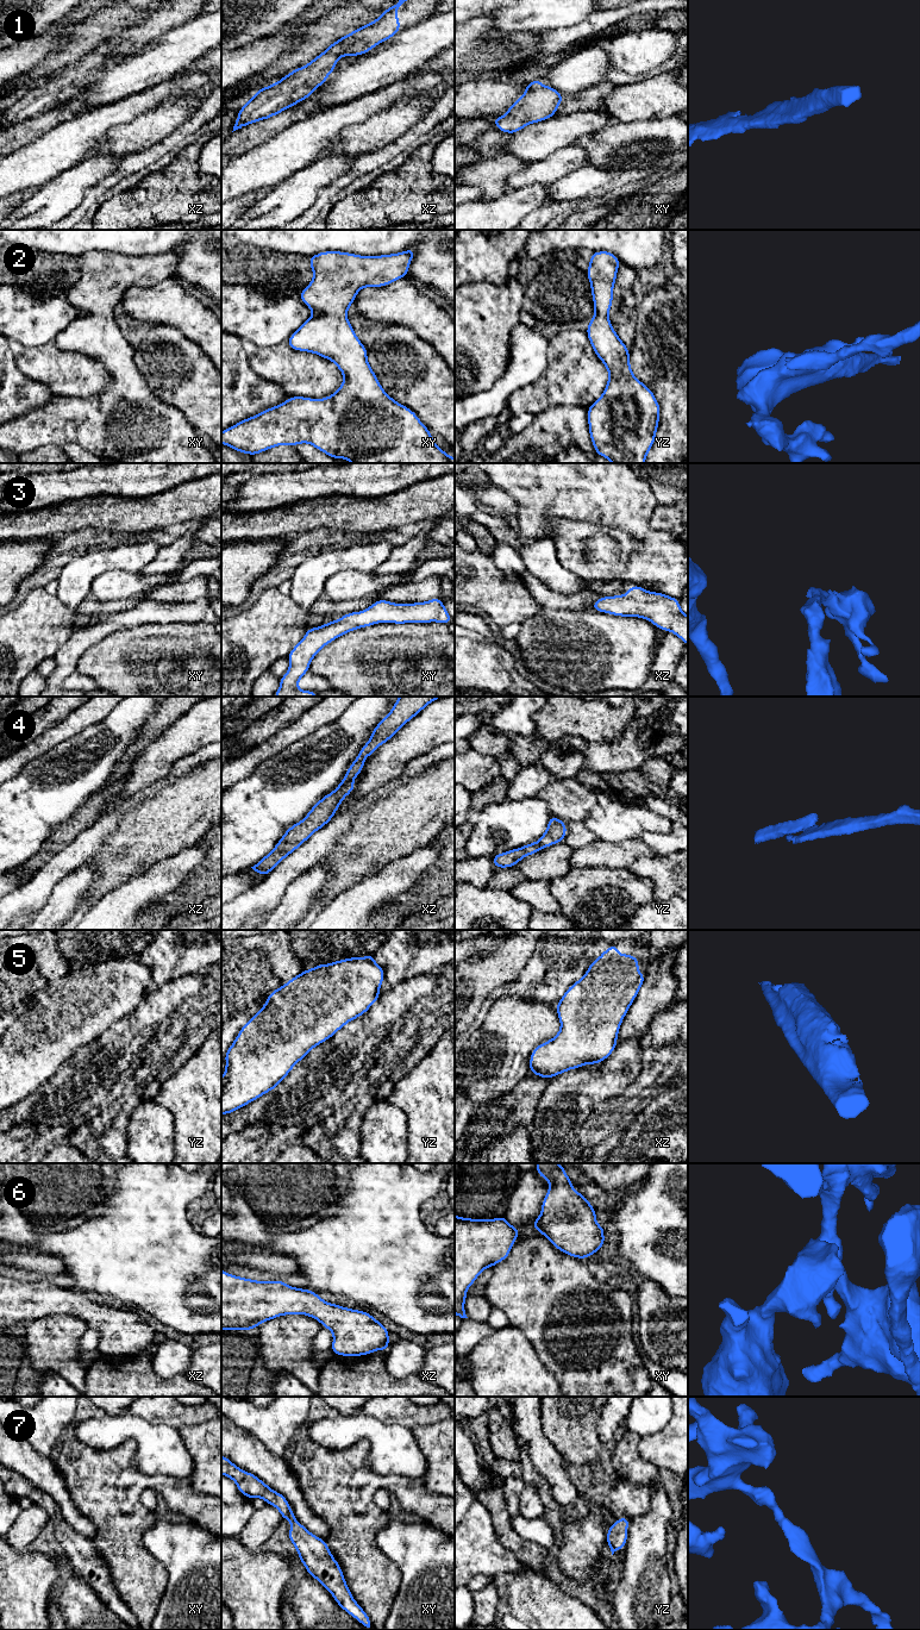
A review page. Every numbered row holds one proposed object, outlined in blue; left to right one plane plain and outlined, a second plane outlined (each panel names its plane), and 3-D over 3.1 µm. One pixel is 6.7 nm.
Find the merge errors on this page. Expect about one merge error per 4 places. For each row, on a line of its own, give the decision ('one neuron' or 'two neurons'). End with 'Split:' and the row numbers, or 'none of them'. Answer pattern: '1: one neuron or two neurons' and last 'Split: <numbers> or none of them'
1: one neuron
2: one neuron
3: one neuron
4: two neurons
5: one neuron
6: one neuron
7: one neuron
Split: 4

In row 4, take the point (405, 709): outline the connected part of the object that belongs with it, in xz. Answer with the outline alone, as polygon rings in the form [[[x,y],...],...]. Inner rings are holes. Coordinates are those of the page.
[[[400,697],[386,716],[373,730],[370,739],[362,747],[355,761],[348,768],[345,776],[337,788],[357,777],[364,768],[364,760],[376,749],[388,742],[396,732],[428,704],[443,697]],[[336,788],[336,789],[337,789]]]

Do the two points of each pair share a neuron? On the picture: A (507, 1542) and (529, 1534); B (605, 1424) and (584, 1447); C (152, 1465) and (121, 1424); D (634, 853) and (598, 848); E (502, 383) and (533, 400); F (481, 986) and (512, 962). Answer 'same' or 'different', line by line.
A: different
B: different
C: same
D: same
E: different
F: same

